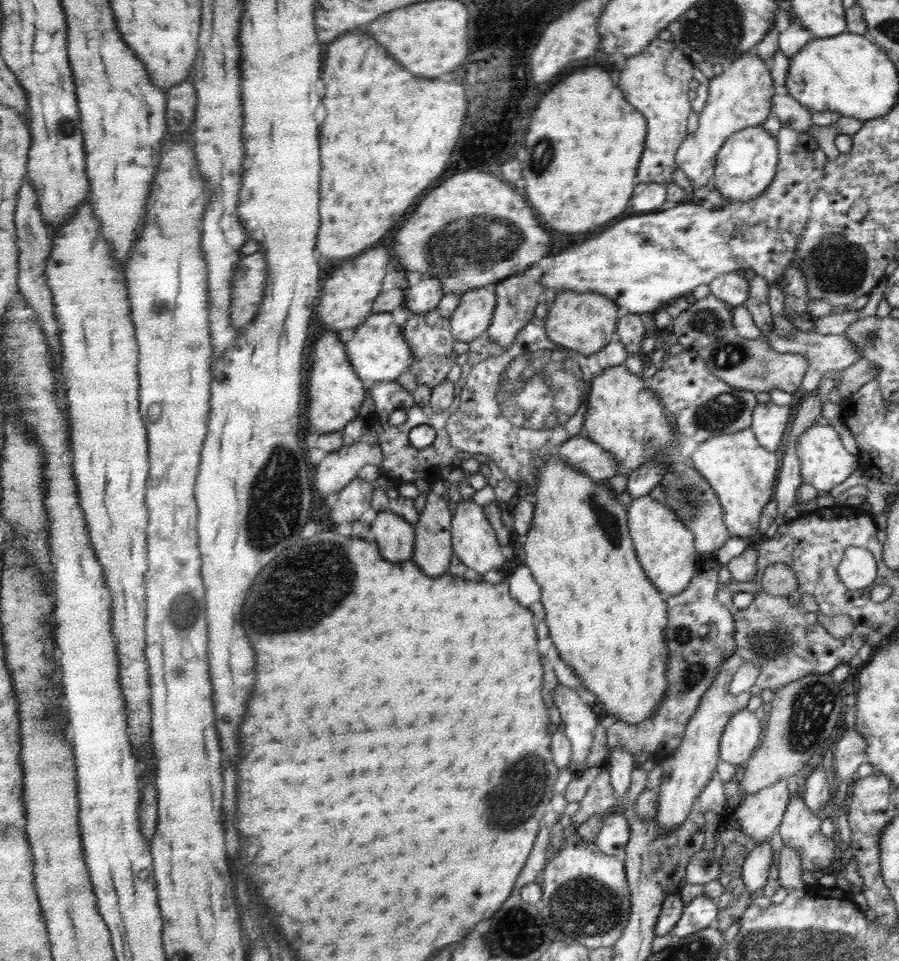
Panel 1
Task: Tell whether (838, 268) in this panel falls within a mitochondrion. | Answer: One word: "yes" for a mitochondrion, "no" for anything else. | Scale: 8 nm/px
yes

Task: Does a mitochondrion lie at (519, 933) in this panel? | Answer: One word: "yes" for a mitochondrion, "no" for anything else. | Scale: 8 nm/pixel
yes

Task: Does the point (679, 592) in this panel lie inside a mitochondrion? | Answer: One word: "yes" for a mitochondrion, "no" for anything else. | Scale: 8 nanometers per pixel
no

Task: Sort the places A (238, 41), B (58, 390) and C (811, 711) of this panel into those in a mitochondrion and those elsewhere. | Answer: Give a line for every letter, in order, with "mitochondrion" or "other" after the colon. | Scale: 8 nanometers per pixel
A: other
B: other
C: mitochondrion

